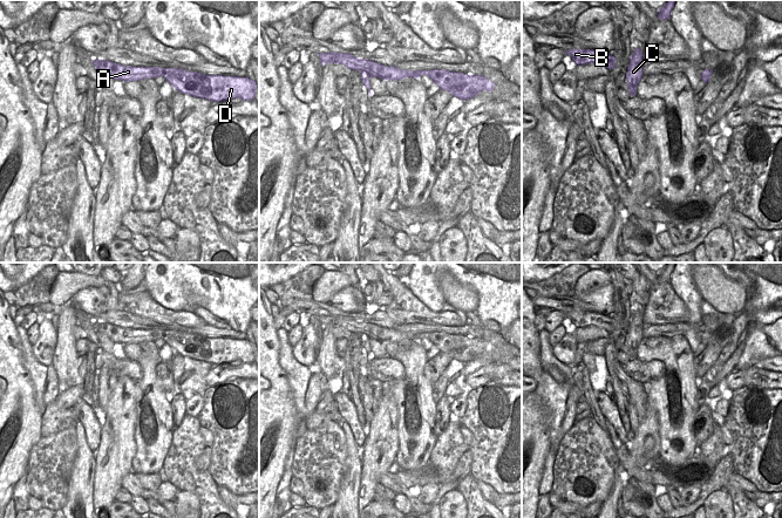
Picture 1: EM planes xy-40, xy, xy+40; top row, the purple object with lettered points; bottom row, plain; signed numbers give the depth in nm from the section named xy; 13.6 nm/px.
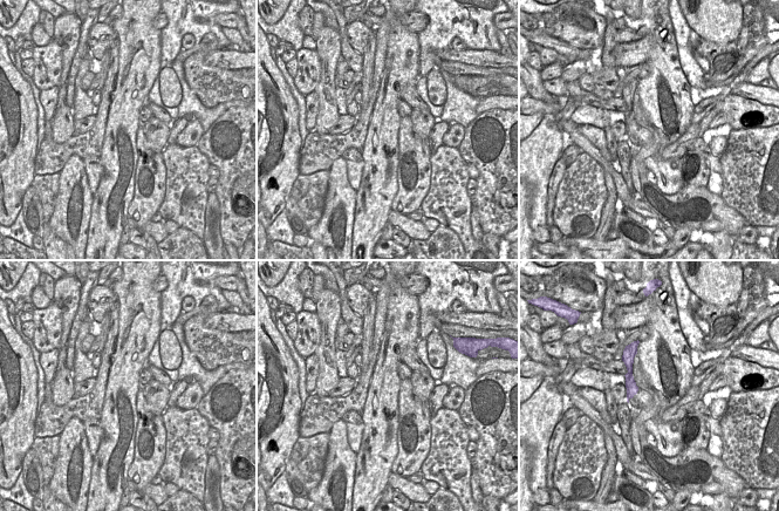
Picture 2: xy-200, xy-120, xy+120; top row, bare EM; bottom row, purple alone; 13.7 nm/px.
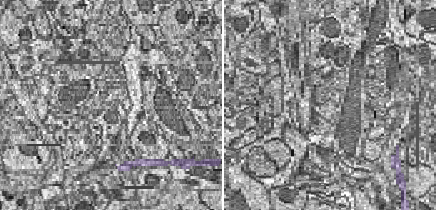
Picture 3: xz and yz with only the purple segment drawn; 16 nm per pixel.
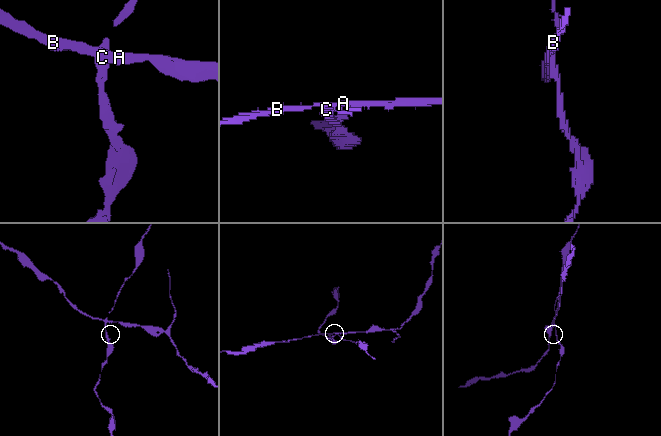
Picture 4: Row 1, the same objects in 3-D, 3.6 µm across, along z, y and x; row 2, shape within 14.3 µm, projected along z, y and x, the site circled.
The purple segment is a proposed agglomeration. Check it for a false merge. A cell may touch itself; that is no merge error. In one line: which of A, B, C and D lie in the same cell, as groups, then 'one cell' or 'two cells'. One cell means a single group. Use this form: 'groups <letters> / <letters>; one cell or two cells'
groups A B D / C; two cells

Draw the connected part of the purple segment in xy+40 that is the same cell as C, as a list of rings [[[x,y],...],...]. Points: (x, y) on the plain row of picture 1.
[[[637,311],[630,320],[630,327],[626,335],[627,350],[632,360],[637,357],[638,346],[644,339],[642,327],[642,313]]]

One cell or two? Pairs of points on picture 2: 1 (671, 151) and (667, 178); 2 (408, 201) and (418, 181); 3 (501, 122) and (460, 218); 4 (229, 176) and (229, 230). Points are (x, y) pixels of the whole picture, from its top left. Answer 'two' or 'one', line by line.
1: two
2: one
3: two
4: one

